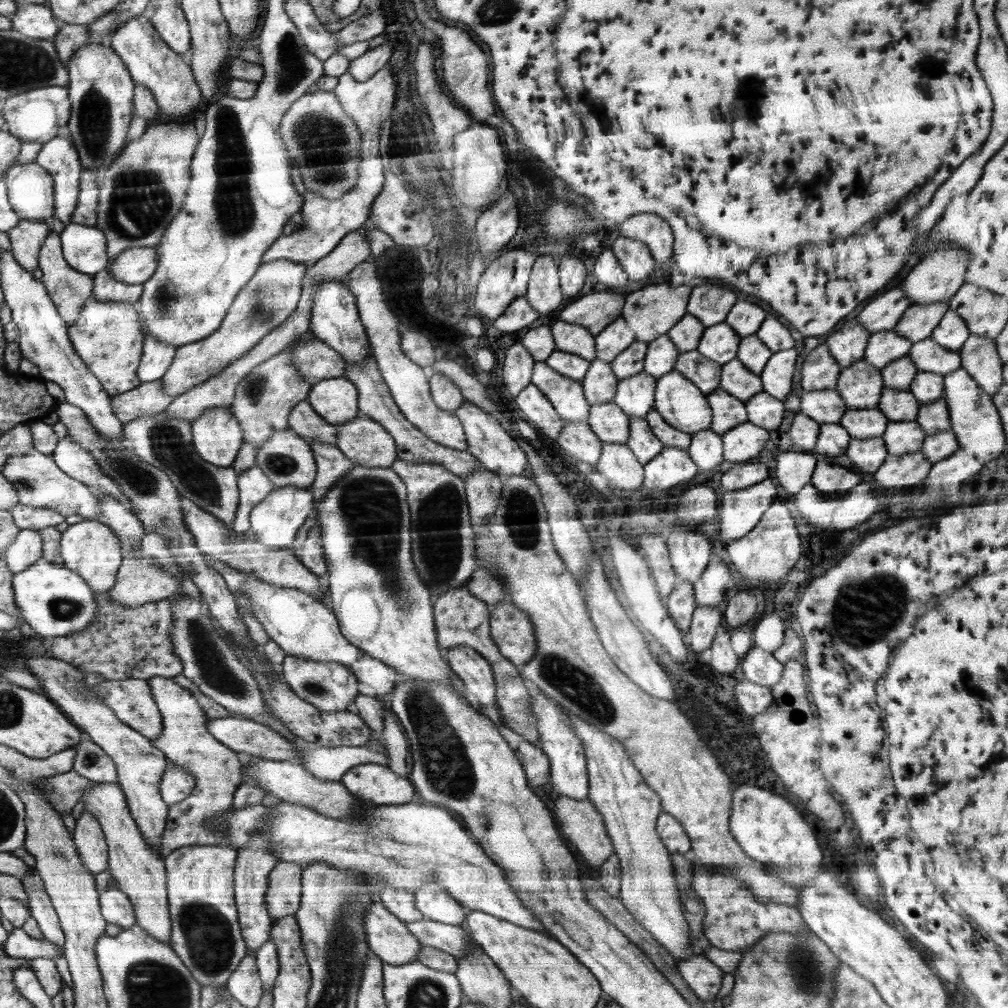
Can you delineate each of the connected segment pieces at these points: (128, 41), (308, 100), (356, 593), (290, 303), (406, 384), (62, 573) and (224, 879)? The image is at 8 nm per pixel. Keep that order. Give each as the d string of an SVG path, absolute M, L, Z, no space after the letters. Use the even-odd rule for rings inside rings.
M140 15L118 25L114 34L110 35L108 45L126 63L134 84L145 86L153 92L159 110L170 116L169 120L188 120L186 116L194 114L202 100L194 71L190 70L189 54L172 52L160 37L150 19Z
M314 91L300 97L287 110L278 135L287 147L291 164L300 169L306 192L311 190L322 198L336 200L355 188L362 161L363 135L334 92Z
M356 464L317 503L317 524L321 528L323 551L329 577L326 586L332 597L332 611L337 615L342 633L348 642L360 647L372 658L383 659L406 678L454 685L461 698L467 692L460 680L452 682L453 670L448 668L438 652L435 613L430 591L416 574L410 558L410 514L406 504L406 489L402 477L390 467L368 468Z
M284 258L262 263L251 279L252 282L244 286L244 294L240 294L240 298L235 298L236 306L232 306L232 314L224 318L219 327L220 334L212 334L203 341L177 348L167 373L160 378L163 391L178 398L177 396L186 393L188 389L194 388L207 378L214 377L228 365L234 364L241 356L246 356L268 334L279 329L299 308L299 300L305 289L307 269L308 266L304 263L294 263Z
M372 262L358 264L348 274L346 287L356 297L359 317L364 325L368 343L371 345L371 352L375 352L374 357L378 361L379 370L390 388L392 397L399 405L399 410L428 438L434 439L442 446L452 447L456 450L467 450L467 437L458 416L443 410L434 401L430 380L426 379L424 370L419 363L412 362L412 359L402 354L402 350L400 350L398 318L390 312L388 306L384 306L386 302L382 298L382 286L376 276L376 266Z
M42 558L15 574L14 591L15 603L22 620L47 639L86 629L99 612L94 598L96 592L88 586L87 579L63 564L51 563Z
M183 846L167 854L167 898L170 900L171 948L189 967L199 984L226 984L248 948L235 902L236 848Z

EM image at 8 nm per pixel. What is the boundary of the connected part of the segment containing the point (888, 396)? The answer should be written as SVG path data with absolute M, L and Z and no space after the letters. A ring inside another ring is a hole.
M886 387L876 408L889 421L914 421L919 413L919 405L917 398L909 390Z

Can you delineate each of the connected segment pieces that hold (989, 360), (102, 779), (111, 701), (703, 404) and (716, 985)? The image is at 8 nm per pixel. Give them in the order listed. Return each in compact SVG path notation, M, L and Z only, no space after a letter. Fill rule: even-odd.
M970 333L966 342L958 349L961 367L990 396L1005 383L1003 379L1003 362L997 351L995 339Z
M88 737L74 750L76 757L72 771L95 783L117 783L117 769L114 762Z
M133 677L107 679L92 689L115 711L121 721L135 728L141 735L154 739L163 733L163 718L146 680Z
M676 370L657 379L653 408L669 426L691 435L712 423L707 395Z
M705 956L684 959L677 963L677 969L698 998L712 1001L717 998L725 972Z

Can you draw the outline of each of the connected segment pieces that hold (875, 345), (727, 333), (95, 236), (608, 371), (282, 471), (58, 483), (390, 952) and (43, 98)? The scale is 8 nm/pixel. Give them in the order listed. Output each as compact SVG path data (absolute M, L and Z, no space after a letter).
M890 329L870 335L863 359L877 369L908 354L912 341Z
M721 322L718 325L705 327L704 335L695 350L723 365L737 358L740 342L741 337L735 330L728 323Z
M70 223L62 235L63 257L81 274L94 276L110 264L107 237L103 231L91 226Z
M598 359L591 361L582 380L584 396L590 406L596 403L612 402L617 392L617 378L611 363Z
M291 428L281 430L259 446L255 462L274 483L275 490L288 487L308 489L318 476L318 464L310 442Z
M32 449L9 456L2 465L1 473L14 483L18 491L19 504L34 508L52 509L63 517L80 514L84 519L95 519L102 514L100 498L87 483L72 478L55 463L51 455Z
M373 901L364 917L370 952L379 955L384 964L402 965L416 961L422 944L406 923L384 906Z
M64 86L36 87L34 90L10 96L4 100L2 114L5 129L18 135L23 141L48 142L51 138L64 134L71 115L69 92Z

